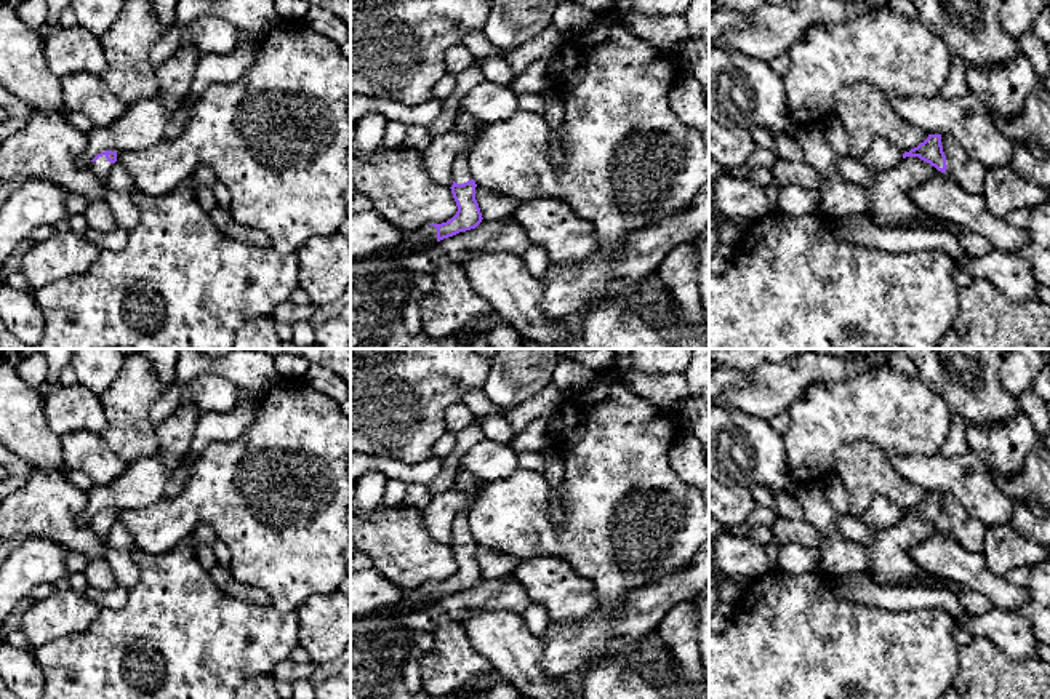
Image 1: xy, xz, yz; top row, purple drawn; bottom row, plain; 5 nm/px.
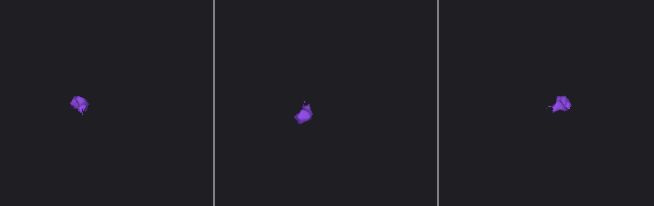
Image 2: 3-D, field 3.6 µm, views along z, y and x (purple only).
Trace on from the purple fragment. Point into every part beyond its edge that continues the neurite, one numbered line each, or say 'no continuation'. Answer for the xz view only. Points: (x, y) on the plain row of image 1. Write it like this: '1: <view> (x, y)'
1: xz (461, 523)
2: xz (428, 594)

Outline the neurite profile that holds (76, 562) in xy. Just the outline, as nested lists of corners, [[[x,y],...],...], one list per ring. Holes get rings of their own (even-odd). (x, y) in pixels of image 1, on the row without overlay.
[[[69,552],[66,558],[66,568],[69,574],[85,571],[91,560],[82,553]]]

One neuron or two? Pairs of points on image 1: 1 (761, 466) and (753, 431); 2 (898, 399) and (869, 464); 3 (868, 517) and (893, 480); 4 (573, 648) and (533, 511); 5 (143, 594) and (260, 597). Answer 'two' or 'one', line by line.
1: one
2: two
3: two
4: two
5: two

